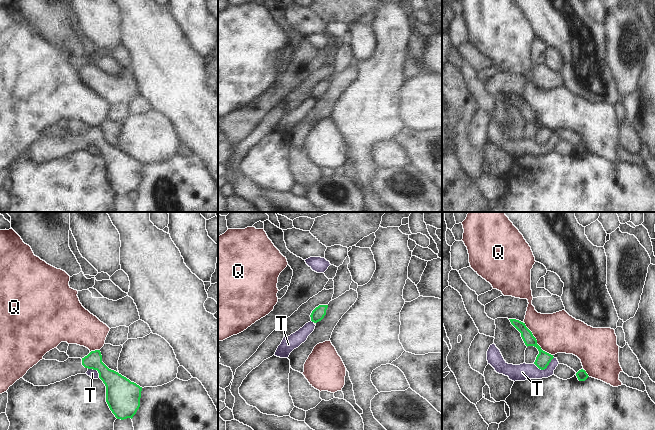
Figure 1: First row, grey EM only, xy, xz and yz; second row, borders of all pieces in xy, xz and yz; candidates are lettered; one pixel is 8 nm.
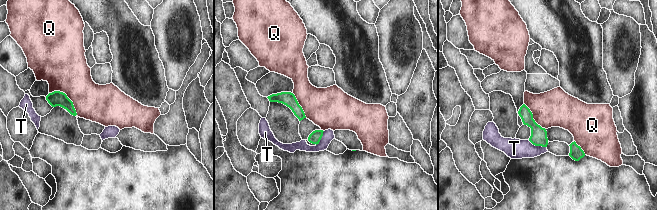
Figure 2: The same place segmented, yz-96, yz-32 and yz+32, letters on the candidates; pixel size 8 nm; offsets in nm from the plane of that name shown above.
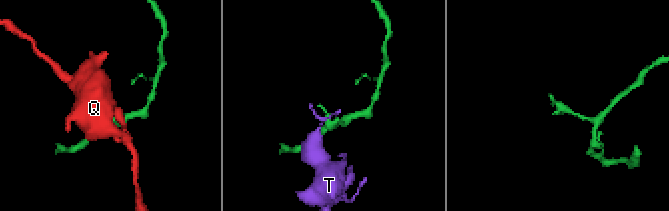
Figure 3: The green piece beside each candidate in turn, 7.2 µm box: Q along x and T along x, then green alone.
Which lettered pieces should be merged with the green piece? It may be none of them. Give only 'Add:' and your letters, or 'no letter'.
Add: no letter

